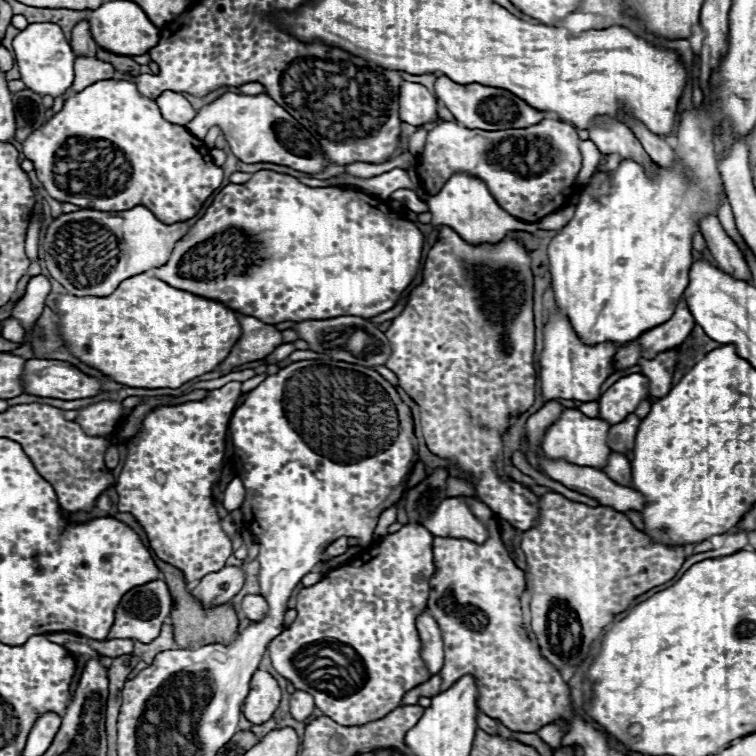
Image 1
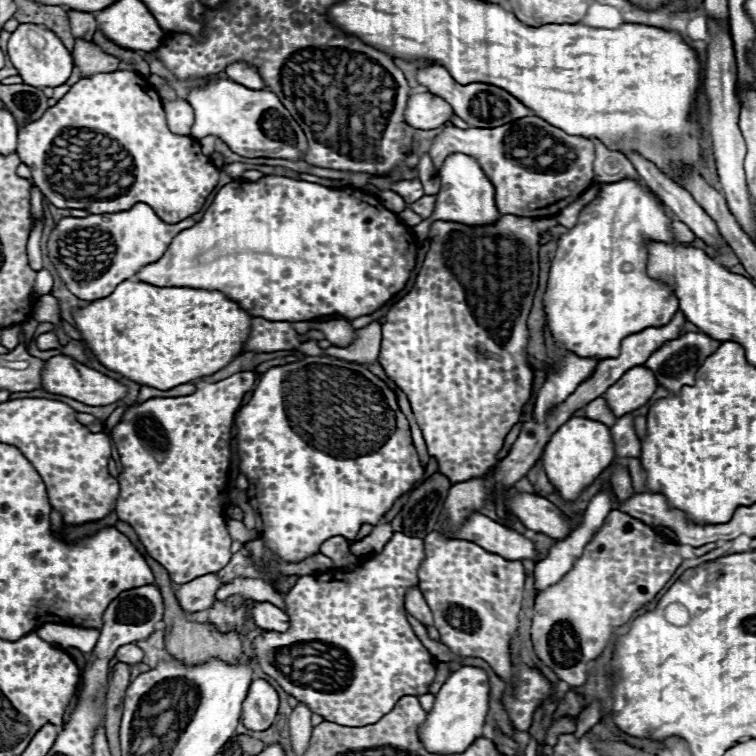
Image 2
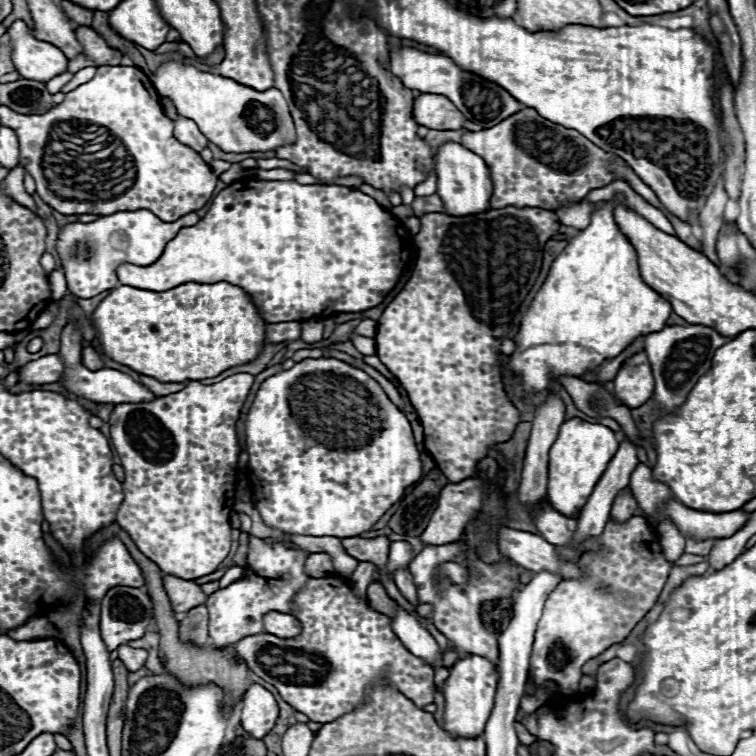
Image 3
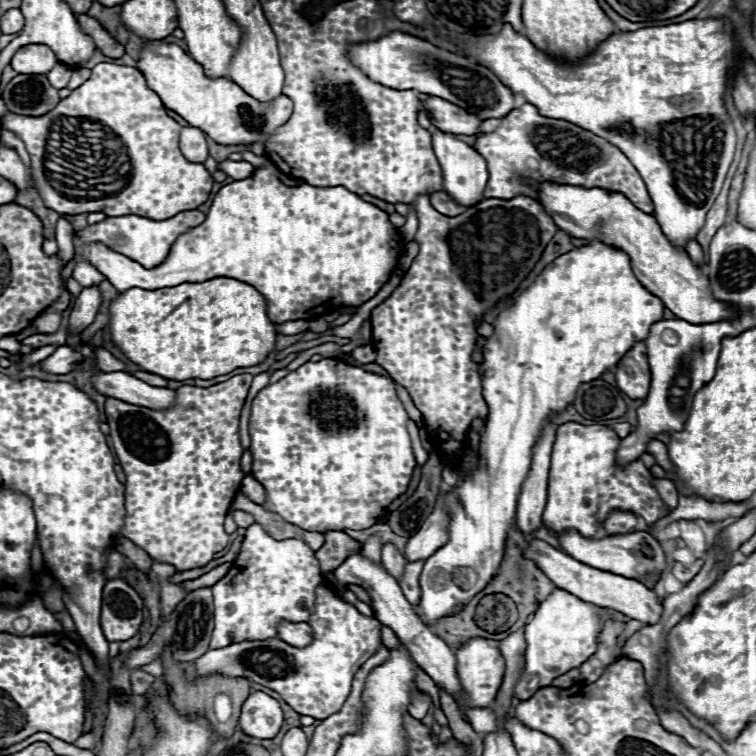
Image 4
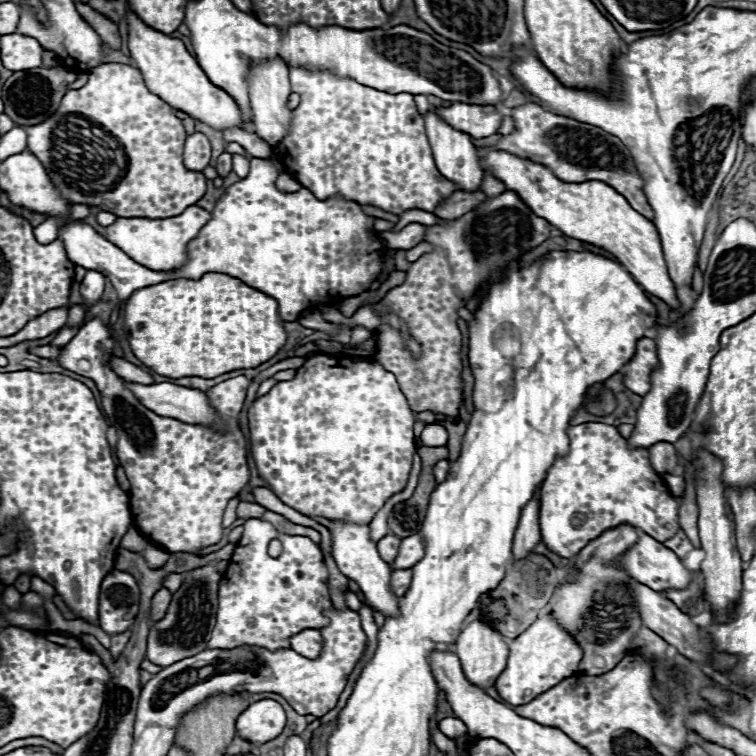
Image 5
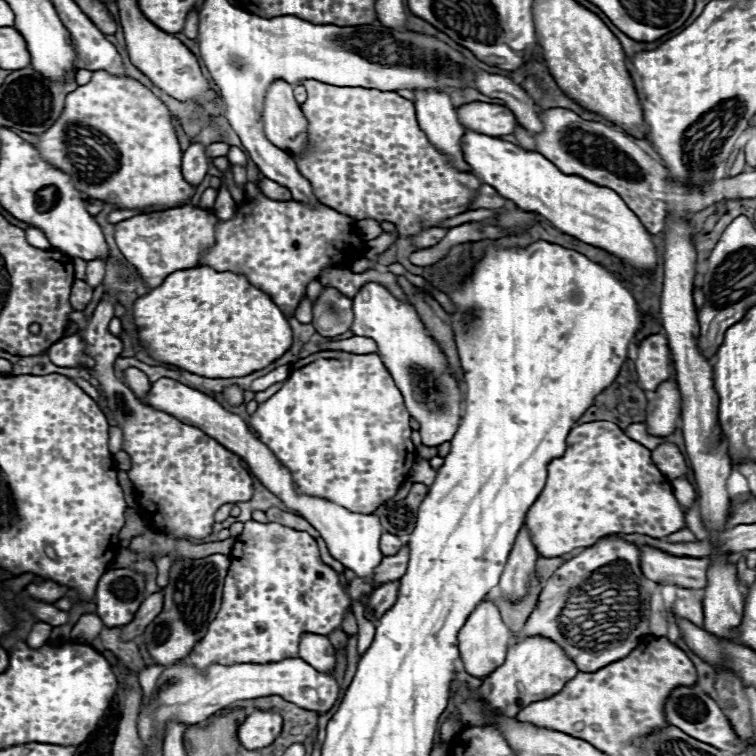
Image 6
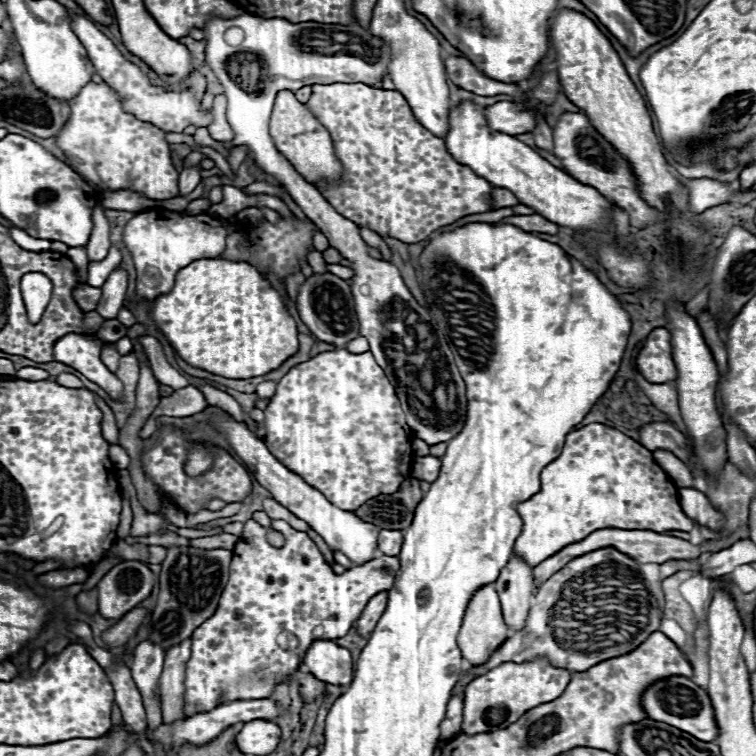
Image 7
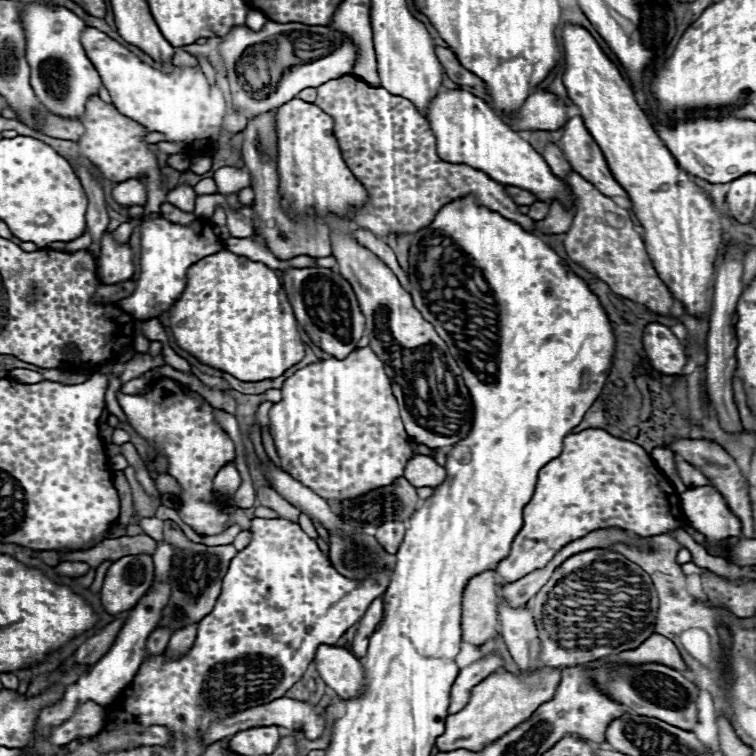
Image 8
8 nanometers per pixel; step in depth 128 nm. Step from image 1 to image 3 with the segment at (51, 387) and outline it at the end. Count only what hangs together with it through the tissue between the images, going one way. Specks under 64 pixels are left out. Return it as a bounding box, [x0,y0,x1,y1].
[60,322,158,404]

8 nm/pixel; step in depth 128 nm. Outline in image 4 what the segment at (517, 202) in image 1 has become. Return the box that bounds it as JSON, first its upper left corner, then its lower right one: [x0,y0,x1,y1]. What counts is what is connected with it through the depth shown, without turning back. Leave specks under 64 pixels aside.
[422,98,654,214]

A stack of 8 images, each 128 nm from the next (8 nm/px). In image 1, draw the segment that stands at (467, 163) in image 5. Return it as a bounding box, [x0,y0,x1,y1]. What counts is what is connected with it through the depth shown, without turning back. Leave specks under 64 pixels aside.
[428,172,536,244]

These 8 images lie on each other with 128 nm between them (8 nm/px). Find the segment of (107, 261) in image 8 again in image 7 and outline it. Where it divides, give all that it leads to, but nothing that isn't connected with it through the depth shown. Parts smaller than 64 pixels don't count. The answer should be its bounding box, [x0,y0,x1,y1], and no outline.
[96,268,128,318]

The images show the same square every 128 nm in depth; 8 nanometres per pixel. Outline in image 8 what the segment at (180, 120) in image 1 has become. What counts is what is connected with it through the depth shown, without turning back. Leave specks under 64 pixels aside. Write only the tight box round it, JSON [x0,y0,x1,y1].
[166,184,196,212]

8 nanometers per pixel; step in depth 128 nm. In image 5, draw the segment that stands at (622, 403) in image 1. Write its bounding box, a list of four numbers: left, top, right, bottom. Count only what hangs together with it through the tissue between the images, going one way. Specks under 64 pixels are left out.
[624,338,658,396]

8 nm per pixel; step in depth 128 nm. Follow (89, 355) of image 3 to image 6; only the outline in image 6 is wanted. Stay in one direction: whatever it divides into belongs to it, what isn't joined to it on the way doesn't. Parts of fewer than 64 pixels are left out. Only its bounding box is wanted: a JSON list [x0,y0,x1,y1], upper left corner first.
[125,368,150,402]

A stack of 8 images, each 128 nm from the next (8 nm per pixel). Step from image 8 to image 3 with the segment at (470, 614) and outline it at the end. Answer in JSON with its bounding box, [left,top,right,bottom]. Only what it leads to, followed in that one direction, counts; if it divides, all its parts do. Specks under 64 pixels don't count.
[444,654,498,738]

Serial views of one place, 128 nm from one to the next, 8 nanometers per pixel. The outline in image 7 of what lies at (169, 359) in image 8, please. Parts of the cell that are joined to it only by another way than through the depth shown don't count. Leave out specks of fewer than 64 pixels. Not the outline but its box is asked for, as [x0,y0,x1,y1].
[198,384,244,422]

